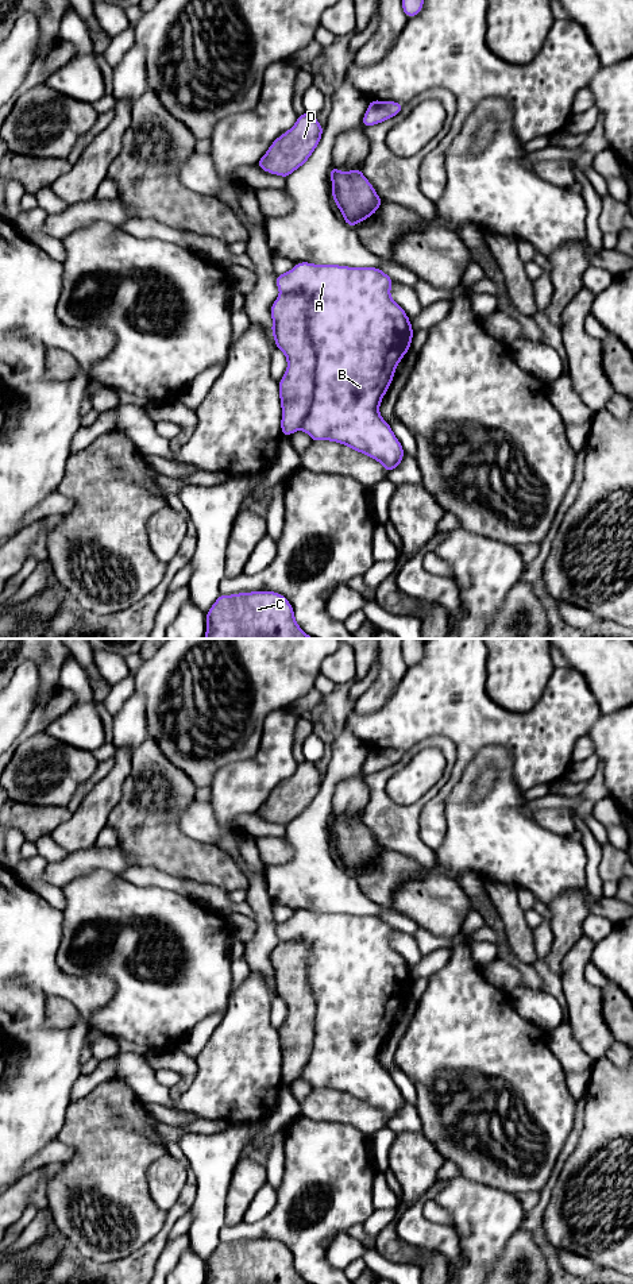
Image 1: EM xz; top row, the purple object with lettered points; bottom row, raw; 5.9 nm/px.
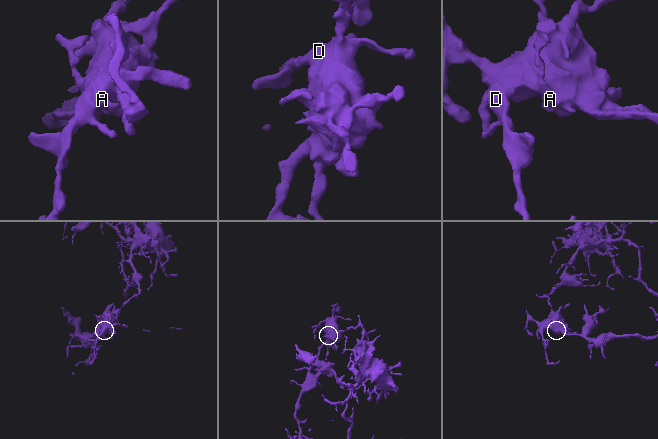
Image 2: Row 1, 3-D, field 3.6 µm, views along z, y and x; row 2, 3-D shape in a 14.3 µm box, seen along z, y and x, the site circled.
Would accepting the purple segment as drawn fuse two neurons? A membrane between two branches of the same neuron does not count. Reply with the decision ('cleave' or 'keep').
cleave

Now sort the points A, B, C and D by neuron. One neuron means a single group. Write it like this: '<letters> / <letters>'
A B / C D

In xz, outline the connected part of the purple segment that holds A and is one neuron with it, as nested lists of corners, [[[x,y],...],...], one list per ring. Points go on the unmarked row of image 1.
[[[309,910],[296,911],[290,919],[278,922],[275,926],[281,941],[309,944],[308,973],[316,1000],[316,1021],[313,1049],[301,1077],[310,1084],[312,1090],[341,1091],[378,1108],[385,1114],[387,1122],[401,1113],[405,1099],[390,1072],[381,1065],[378,1056],[393,1029],[395,1015],[410,998],[413,987],[413,976],[406,960],[390,945],[390,936],[394,930],[378,915],[313,913]]]

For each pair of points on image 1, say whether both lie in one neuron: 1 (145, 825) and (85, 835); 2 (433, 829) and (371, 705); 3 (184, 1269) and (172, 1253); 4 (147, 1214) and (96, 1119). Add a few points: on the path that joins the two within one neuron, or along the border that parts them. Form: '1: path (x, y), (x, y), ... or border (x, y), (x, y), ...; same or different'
1: border (120, 793), (120, 801), (111, 812), (105, 824); different
2: border (396, 689), (374, 712), (358, 713), (352, 709); different
3: border (189, 1245), (169, 1269); different
4: path (124, 1191), (109, 1176), (109, 1157), (100, 1142); same

